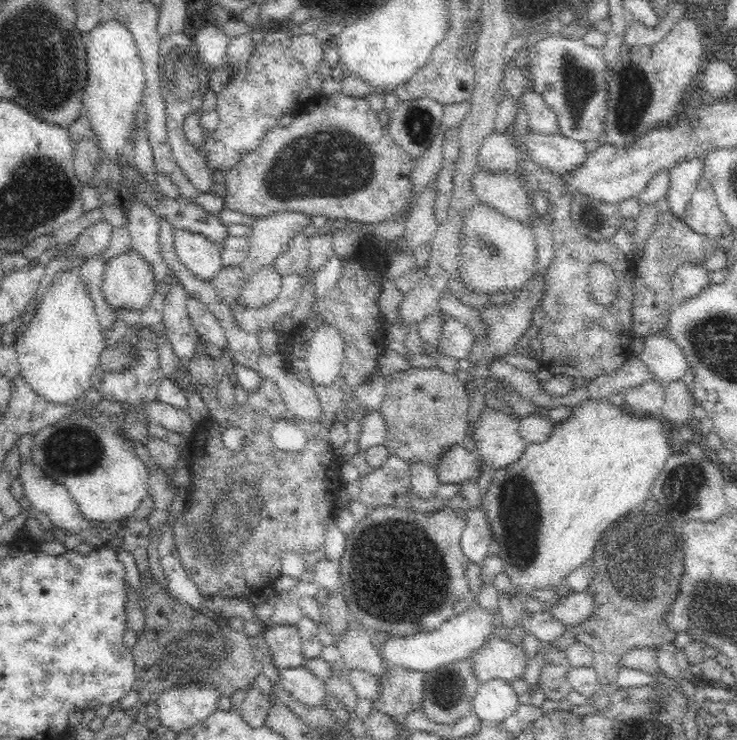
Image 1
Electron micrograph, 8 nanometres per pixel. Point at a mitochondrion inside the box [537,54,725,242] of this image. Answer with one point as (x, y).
(634, 98)

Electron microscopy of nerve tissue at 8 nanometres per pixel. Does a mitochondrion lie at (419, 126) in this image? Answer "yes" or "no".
yes

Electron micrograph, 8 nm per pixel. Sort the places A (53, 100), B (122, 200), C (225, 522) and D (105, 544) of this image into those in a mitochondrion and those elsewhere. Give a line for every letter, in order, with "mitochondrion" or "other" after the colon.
A: mitochondrion
B: other
C: mitochondrion
D: other

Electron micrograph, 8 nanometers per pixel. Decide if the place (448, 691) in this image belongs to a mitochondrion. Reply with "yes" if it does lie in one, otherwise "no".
yes

